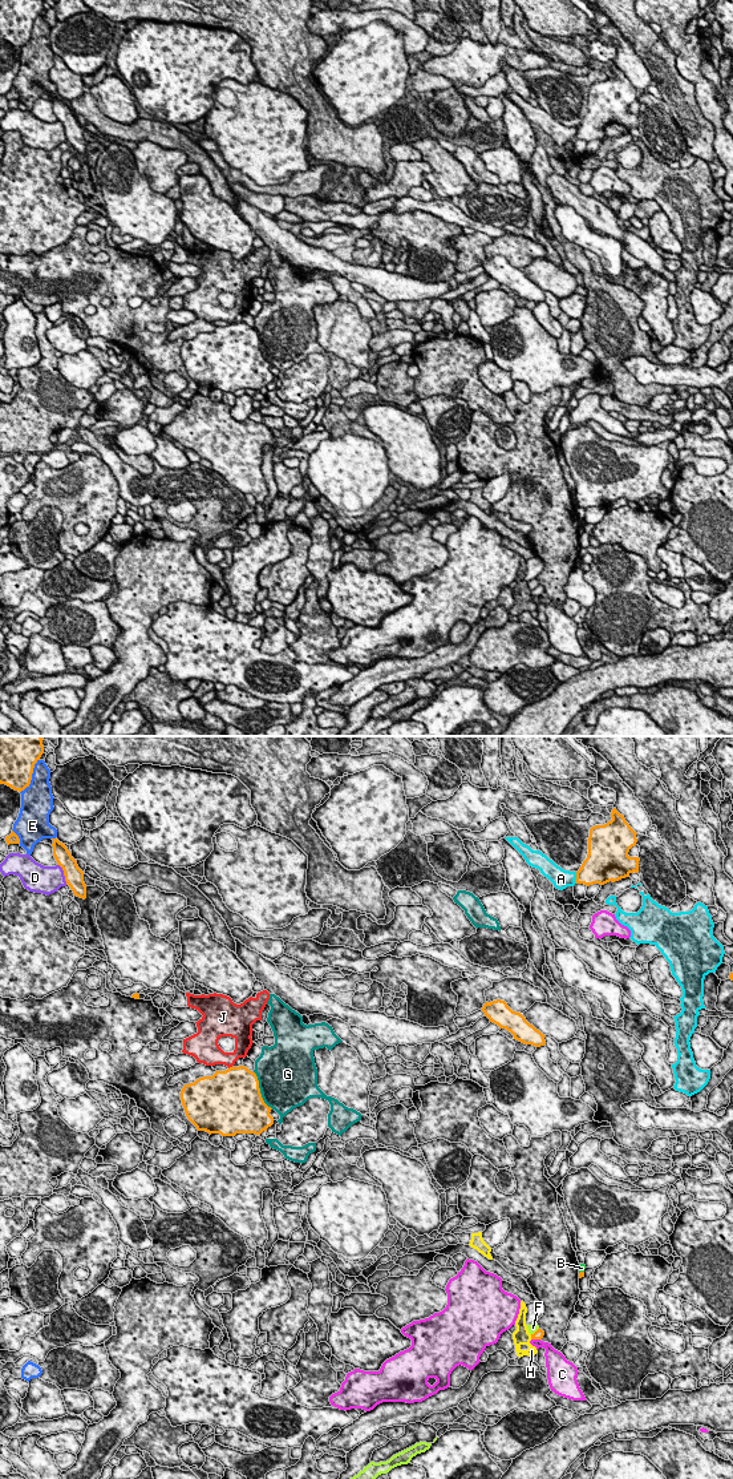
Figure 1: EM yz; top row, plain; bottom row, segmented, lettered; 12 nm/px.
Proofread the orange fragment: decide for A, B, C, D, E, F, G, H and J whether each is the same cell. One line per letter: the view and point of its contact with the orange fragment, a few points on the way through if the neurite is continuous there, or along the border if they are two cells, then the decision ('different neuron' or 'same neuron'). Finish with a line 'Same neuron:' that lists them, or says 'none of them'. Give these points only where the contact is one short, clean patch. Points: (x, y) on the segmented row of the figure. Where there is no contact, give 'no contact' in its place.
A: meets orange in yz at (576, 877); different neuron
B: meets orange in yz at (580, 1272); border along yz (583, 1271), (579, 1273); different neuron
C: meets orange in yz at (535, 1338); different neuron
D: meets orange in yz at (64, 875); different neuron
E: meets orange in yz at (31, 776); different neuron
F: meets orange in yz at (535, 1332); different neuron
G: meets orange in yz at (259, 1091); different neuron
H: meets orange in yz at (531, 1337); border along yz (530, 1334), (531, 1338); different neuron
J: meets orange in yz at (230, 1067); different neuron
Same neuron: none of them

